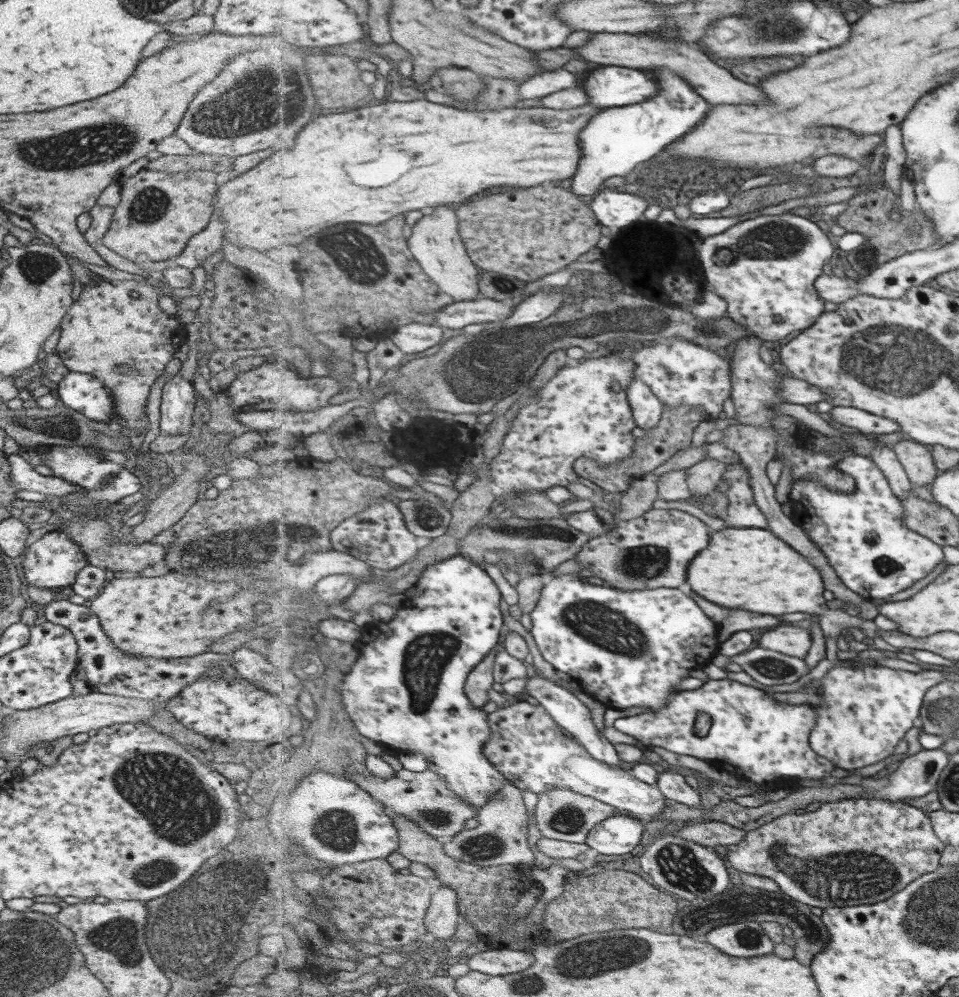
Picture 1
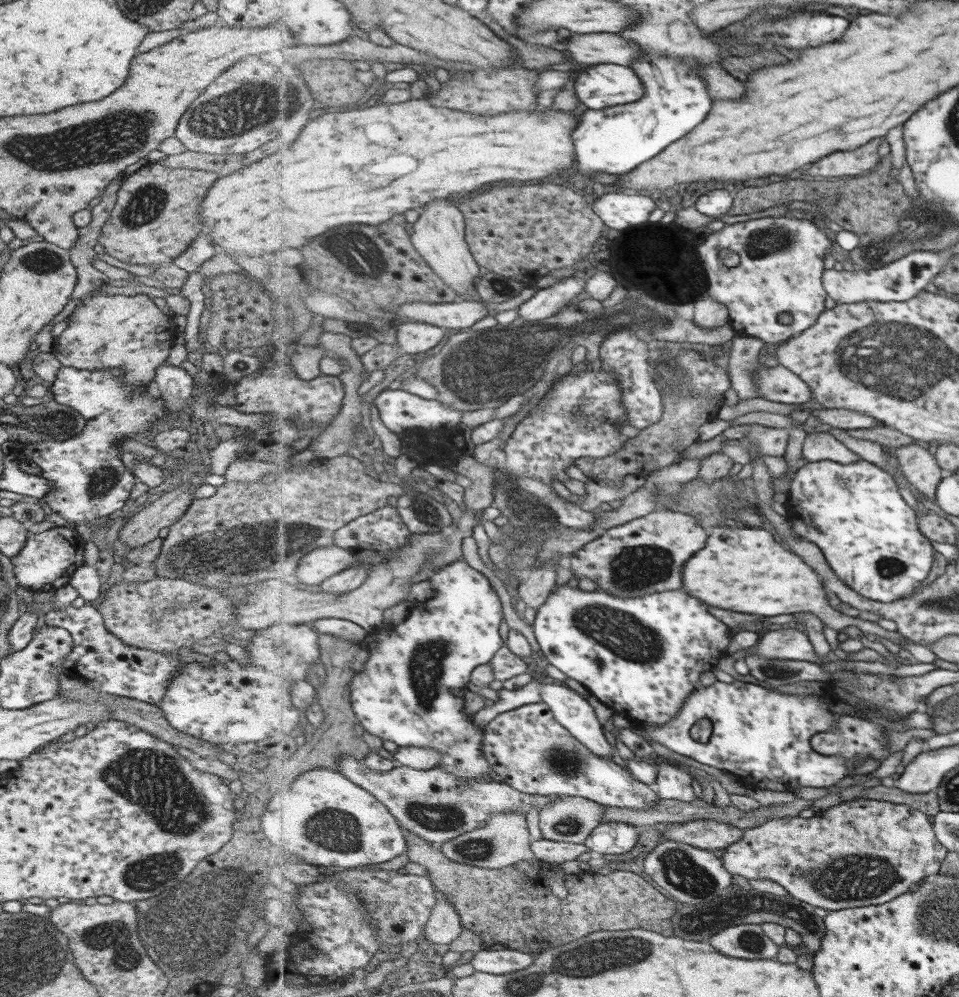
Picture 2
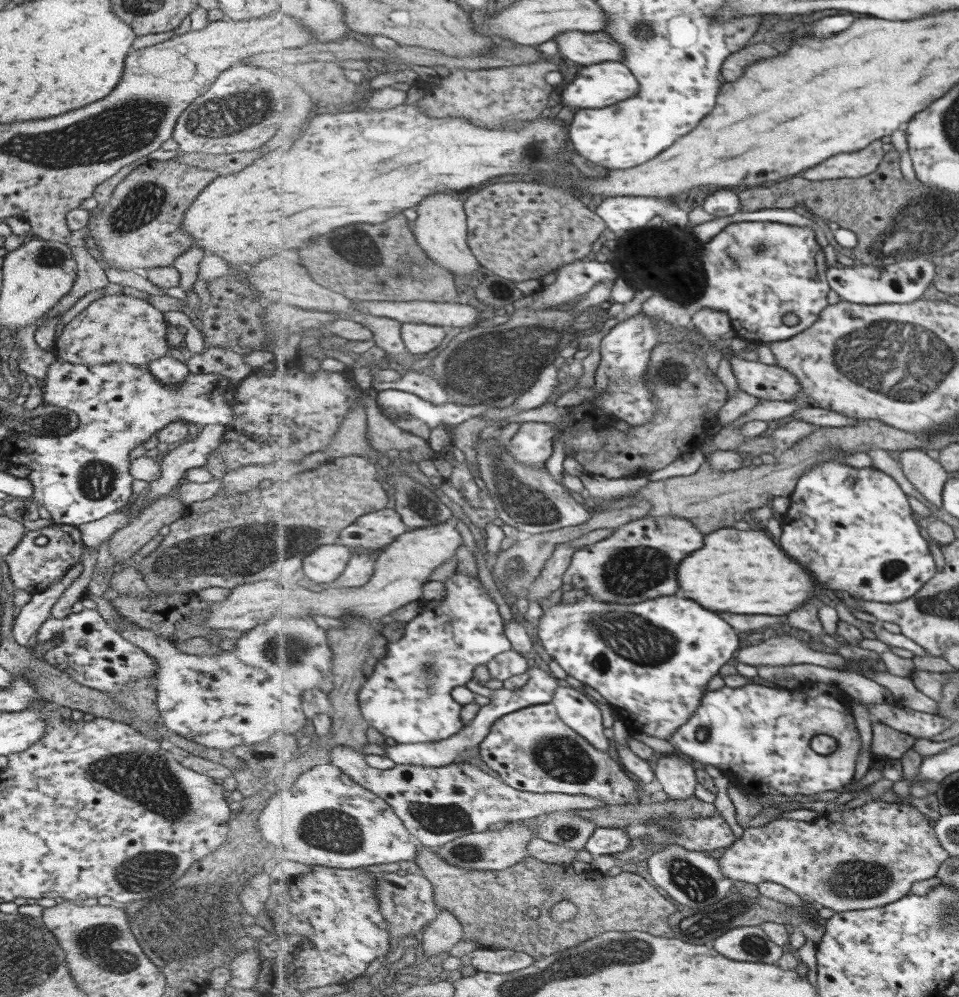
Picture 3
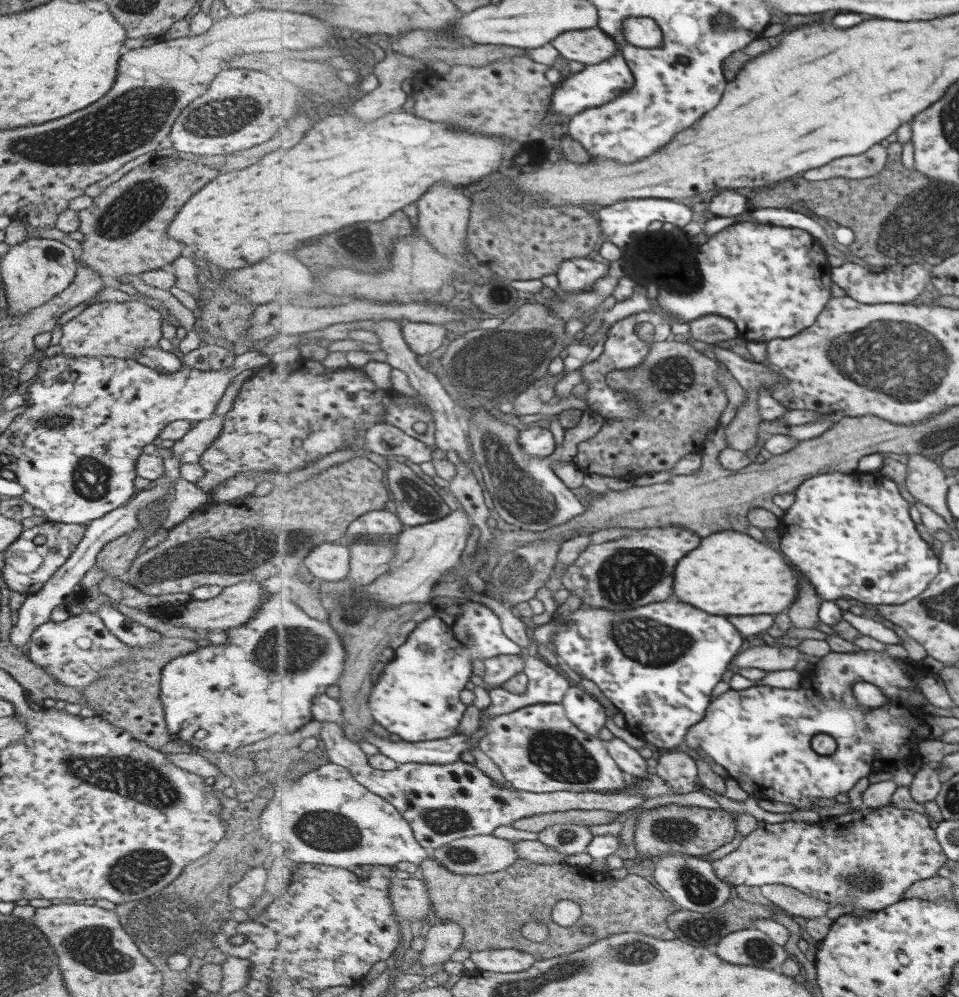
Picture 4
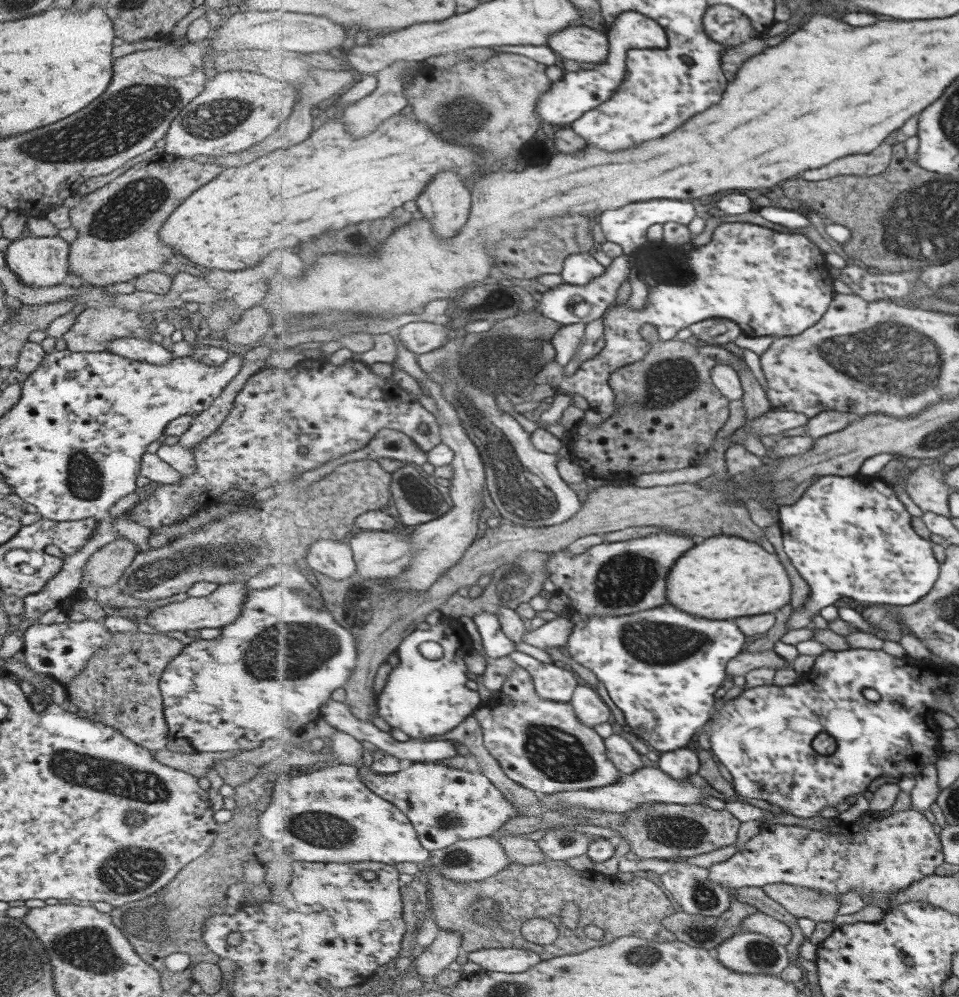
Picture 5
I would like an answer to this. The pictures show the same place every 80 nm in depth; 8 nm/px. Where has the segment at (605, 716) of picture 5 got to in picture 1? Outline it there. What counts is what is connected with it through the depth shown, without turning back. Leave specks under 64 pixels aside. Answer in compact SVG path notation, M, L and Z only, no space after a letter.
M541 674L534 675L532 678L529 677L527 691L530 692L530 696L536 698L539 704L544 706L552 714L552 717L558 722L558 725L570 731L590 751L590 754L594 758L602 762L608 762L610 766L620 766L621 768L623 761L618 756L618 752L616 752L616 746L606 736L602 736L600 728L594 722L592 710L574 692L570 692L568 688L563 688L555 681L547 679Z

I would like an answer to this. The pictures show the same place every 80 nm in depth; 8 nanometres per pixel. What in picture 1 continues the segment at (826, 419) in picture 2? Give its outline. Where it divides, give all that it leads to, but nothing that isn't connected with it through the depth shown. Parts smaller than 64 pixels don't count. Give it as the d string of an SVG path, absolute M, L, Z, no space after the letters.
M837 406L830 413L834 421L853 427L862 433L892 434L903 430L897 420L884 418L861 408Z

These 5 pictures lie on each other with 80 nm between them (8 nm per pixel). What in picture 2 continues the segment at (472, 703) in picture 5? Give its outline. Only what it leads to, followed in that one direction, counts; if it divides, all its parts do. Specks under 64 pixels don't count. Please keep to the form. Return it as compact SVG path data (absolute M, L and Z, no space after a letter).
M465 559L445 566L431 578L430 582L436 592L434 597L426 602L416 603L412 611L410 611L410 615L398 626L395 626L394 633L389 634L388 639L376 643L364 670L357 674L352 688L352 706L354 706L354 712L356 712L358 718L360 718L360 722L362 722L362 726L365 728L366 732L370 732L370 734L374 734L374 736L394 742L400 747L417 746L438 749L439 753L443 757L446 757L444 761L440 763L439 767L448 770L448 772L454 774L456 778L464 779L469 783L472 781L479 781L480 779L499 780L501 778L498 776L498 773L494 771L492 764L488 759L484 758L484 738L486 738L486 734L478 727L476 716L470 717L468 712L466 712L466 704L468 704L467 698L464 698L464 696L457 696L453 694L453 692L454 690L468 690L467 686L472 680L474 671L479 666L492 662L492 658L501 652L502 648L508 644L506 640L504 640L502 632L500 632L500 630L502 630L502 622L504 622L504 608L502 608L500 594L494 590L492 582L490 582L482 572L479 572L476 568L472 568Z

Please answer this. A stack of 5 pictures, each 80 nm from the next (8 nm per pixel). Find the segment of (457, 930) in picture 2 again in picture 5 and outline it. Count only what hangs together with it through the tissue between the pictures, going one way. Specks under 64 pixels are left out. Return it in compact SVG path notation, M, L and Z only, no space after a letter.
M440 929L431 945L415 959L413 963L415 973L439 980L450 968L450 964L454 964L464 952L462 944L464 942L461 932L454 933L454 931Z

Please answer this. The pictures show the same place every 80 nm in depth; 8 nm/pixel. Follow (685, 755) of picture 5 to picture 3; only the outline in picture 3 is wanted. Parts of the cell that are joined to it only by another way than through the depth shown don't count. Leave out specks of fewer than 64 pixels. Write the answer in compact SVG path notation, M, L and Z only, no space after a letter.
M663 756L656 766L657 778L672 799L689 799L696 794L698 774L694 764L682 756Z

